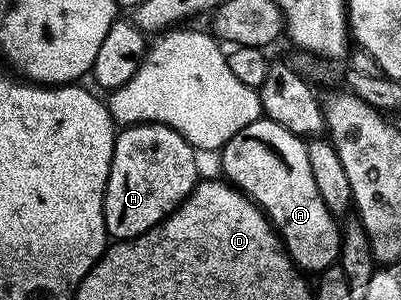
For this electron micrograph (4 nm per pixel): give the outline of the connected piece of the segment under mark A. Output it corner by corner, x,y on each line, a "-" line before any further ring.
261,117
230,137
218,157
223,178
260,206
301,272
323,273
339,260
341,228
337,216
326,209
318,185
314,185
308,143
301,136

